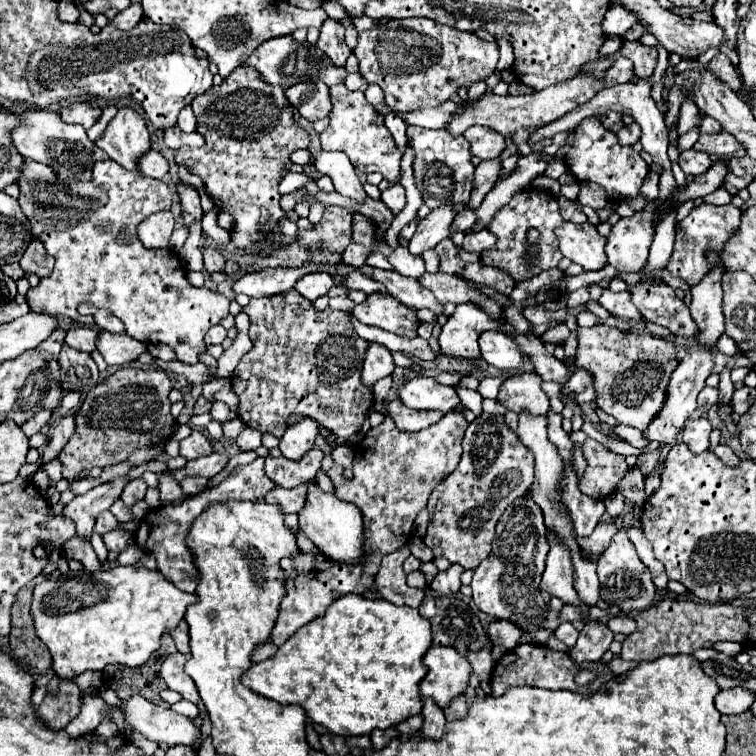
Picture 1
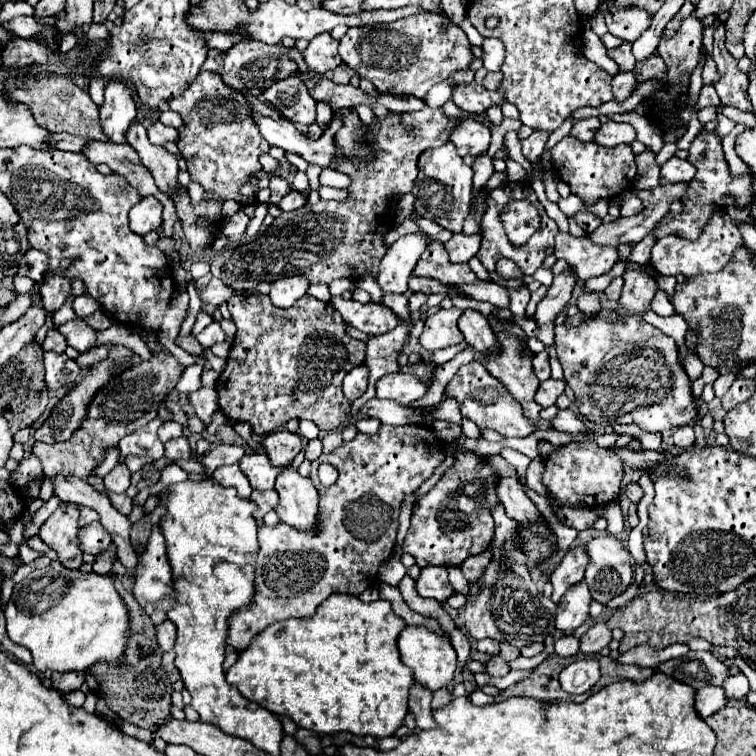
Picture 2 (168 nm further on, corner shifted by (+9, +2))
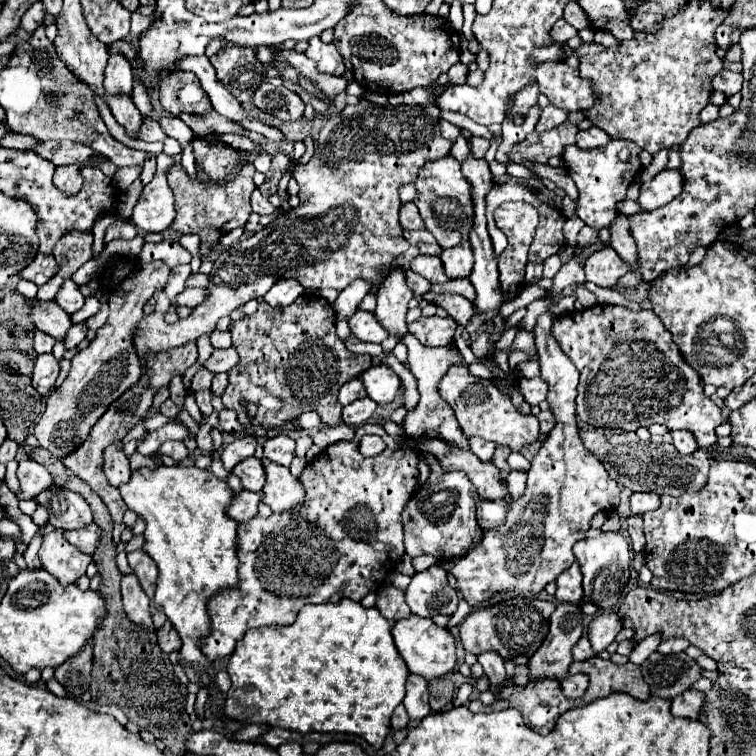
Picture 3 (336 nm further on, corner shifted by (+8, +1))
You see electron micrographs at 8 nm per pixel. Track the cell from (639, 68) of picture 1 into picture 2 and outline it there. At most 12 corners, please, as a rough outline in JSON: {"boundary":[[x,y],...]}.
{"boundary":[[631,44],[607,52],[621,70],[631,70],[635,66]]}

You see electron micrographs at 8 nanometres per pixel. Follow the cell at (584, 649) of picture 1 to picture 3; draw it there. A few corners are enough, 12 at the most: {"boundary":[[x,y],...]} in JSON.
{"boundary":[[616,611],[596,615],[588,639],[596,653],[604,651],[622,629]]}

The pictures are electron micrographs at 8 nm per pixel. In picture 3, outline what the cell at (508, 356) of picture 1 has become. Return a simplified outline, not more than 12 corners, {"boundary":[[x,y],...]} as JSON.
{"boundary":[[424,293],[442,307],[458,325],[474,315],[474,305],[454,293]]}

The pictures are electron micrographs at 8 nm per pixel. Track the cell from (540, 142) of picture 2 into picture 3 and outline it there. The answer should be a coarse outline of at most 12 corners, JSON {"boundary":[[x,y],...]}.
{"boundary":[[554,105],[542,111],[538,133],[562,125],[568,119],[564,109]]}

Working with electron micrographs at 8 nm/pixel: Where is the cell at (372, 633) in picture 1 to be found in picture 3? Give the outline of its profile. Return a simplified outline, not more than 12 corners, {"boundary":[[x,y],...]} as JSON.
{"boundary":[[342,599],[246,631],[224,715],[380,749],[392,621]]}

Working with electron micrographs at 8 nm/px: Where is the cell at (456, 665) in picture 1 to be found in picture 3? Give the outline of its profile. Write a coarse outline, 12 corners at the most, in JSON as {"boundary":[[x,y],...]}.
{"boundary":[[400,619],[392,637],[428,681],[456,665],[454,637],[432,619]]}

